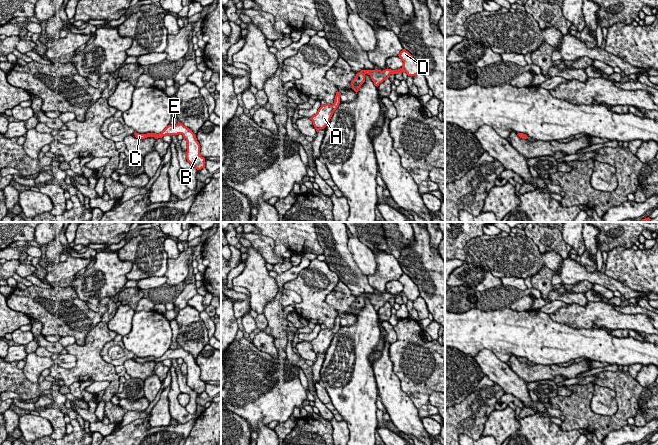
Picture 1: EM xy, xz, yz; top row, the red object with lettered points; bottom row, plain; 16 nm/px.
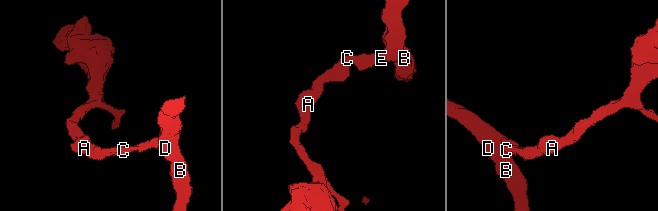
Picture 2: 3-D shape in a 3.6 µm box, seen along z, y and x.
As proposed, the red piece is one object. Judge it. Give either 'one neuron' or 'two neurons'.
one neuron

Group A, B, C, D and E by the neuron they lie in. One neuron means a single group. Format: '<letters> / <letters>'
A B C D E

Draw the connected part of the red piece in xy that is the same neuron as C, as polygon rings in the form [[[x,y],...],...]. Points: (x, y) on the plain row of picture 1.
[[[178,347],[176,349],[168,349],[161,357],[147,357],[147,358],[139,358],[134,357],[135,361],[138,363],[145,363],[147,361],[154,361],[155,363],[162,362],[166,359],[178,359],[182,358],[184,363],[187,365],[187,376],[186,383],[187,385],[195,391],[197,394],[201,394],[205,392],[205,382],[200,378],[200,368],[197,365],[196,359],[184,350],[182,347]]]

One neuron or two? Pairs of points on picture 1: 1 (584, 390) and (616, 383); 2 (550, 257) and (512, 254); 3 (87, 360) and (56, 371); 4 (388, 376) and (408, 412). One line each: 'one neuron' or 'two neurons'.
1: one neuron
2: one neuron
3: one neuron
4: one neuron

